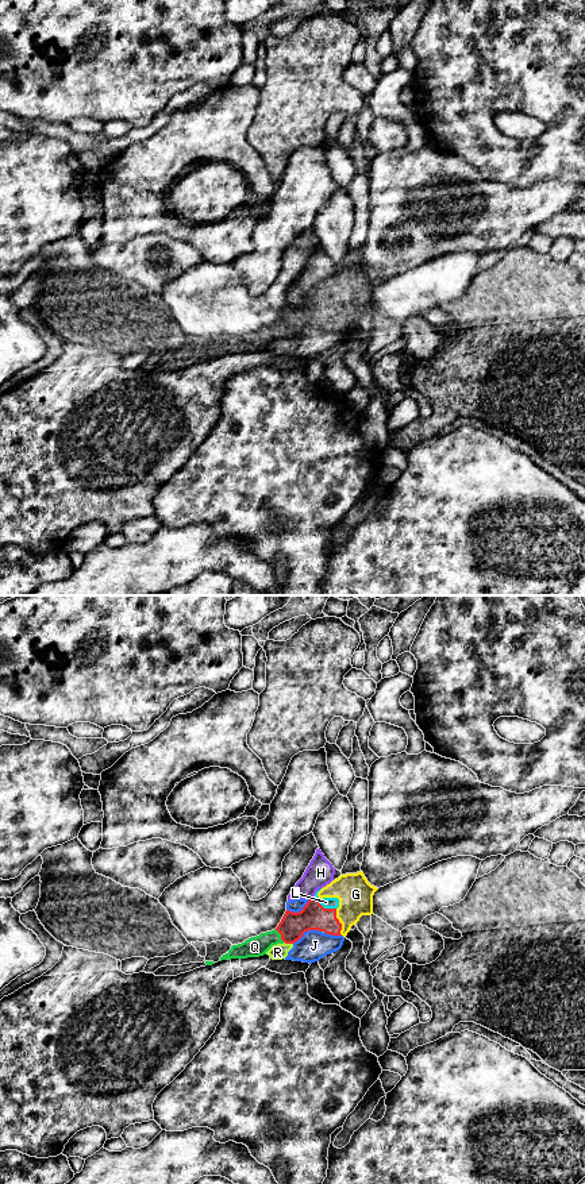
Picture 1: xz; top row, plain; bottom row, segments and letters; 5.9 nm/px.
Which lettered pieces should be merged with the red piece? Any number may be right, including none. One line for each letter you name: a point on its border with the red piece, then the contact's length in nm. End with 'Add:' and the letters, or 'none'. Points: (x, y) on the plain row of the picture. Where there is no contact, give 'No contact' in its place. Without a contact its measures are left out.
G: Touches red at xz (339, 317). Shared border 170 nm
L: Touches red at xz (322, 301). Shared border 150 nm
Q: Touches red at xz (281, 331). Shared border 100 nm
Add: G, L, Q

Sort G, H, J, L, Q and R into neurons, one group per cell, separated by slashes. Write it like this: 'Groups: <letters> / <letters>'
Groups: G L Q / H J R

